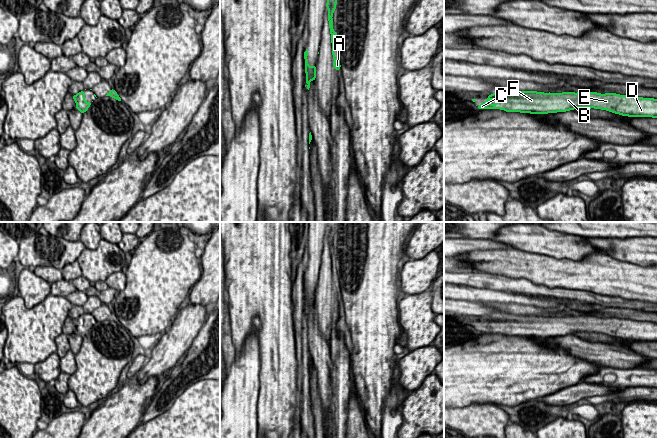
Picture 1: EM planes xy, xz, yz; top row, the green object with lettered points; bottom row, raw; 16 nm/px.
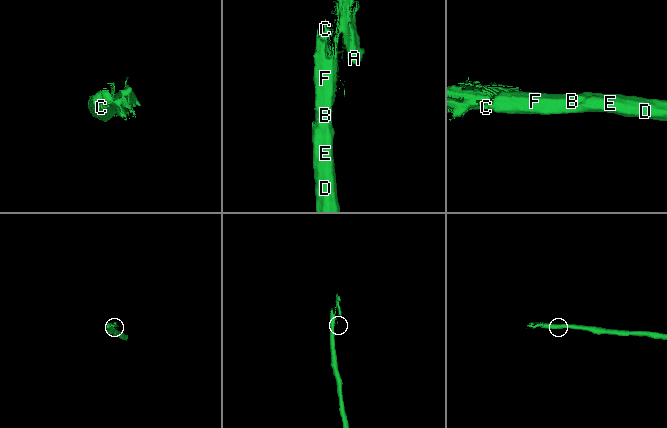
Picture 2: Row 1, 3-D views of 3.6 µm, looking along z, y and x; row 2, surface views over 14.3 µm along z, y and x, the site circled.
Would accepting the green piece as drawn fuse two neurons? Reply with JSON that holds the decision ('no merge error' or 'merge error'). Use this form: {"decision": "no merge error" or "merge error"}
{"decision": "no merge error"}

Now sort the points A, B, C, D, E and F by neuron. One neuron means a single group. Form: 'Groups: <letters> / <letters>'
Groups: A B C D E F

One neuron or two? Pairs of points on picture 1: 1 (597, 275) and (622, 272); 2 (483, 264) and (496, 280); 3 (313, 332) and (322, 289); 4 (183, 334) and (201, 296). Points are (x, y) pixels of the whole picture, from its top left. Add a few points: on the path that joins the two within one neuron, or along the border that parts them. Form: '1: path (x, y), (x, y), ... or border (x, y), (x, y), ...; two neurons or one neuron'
1: path (603, 275), (616, 275); one neuron
2: border (480, 271), (503, 274), (513, 278); two neurons
3: border (315, 305), (318, 327), (323, 338); two neurons
4: border (190, 302), (209, 307); two neurons

